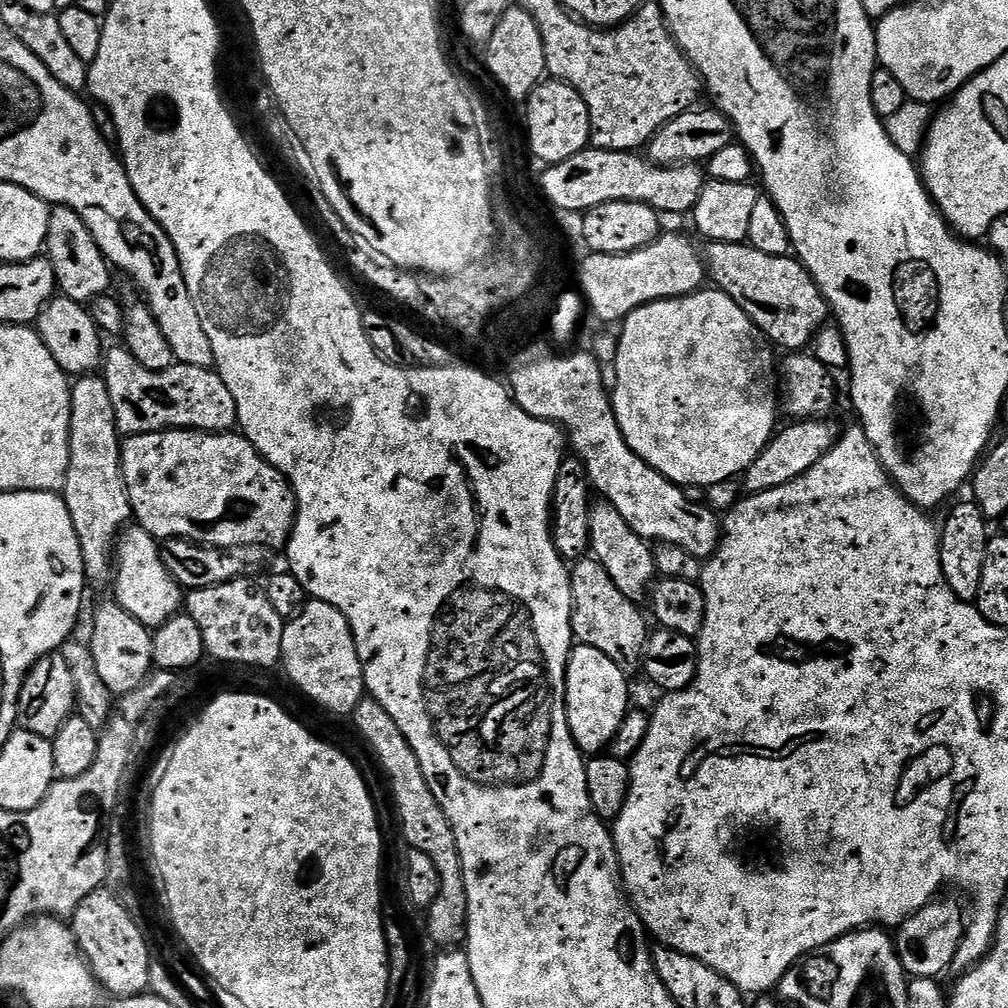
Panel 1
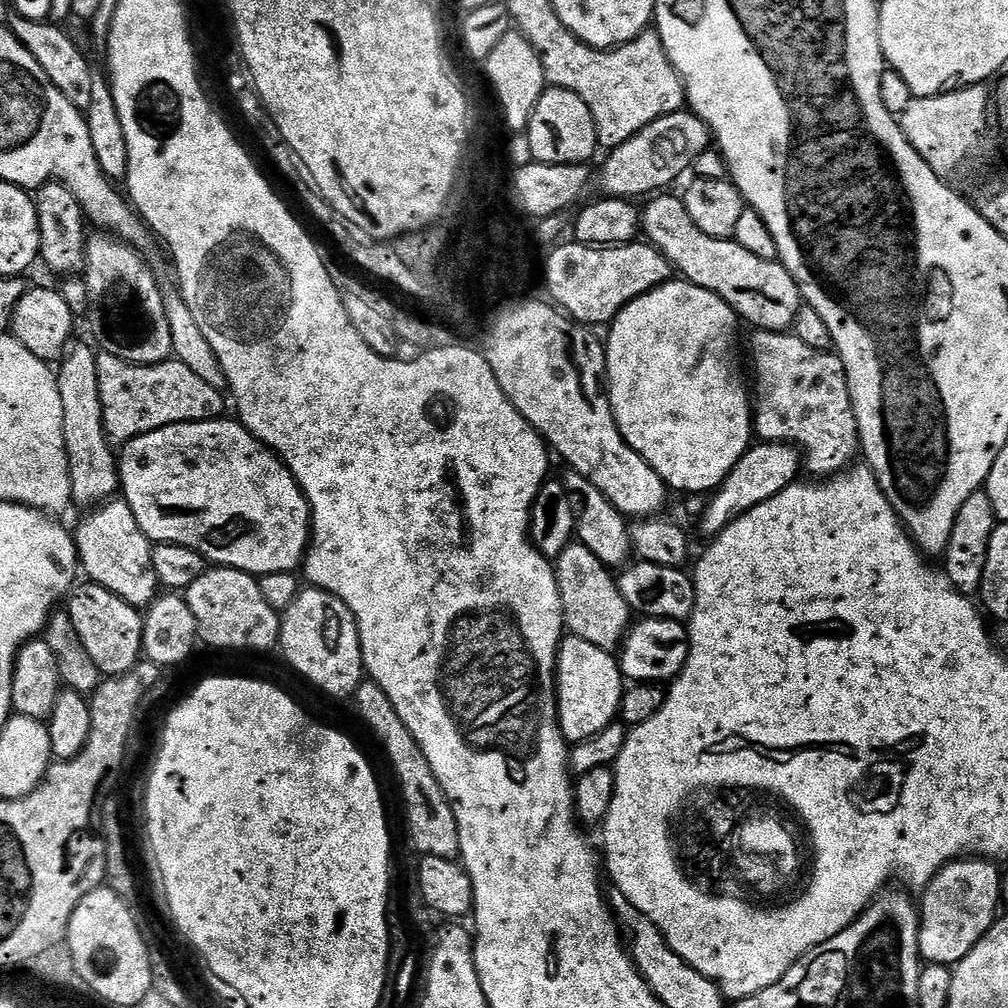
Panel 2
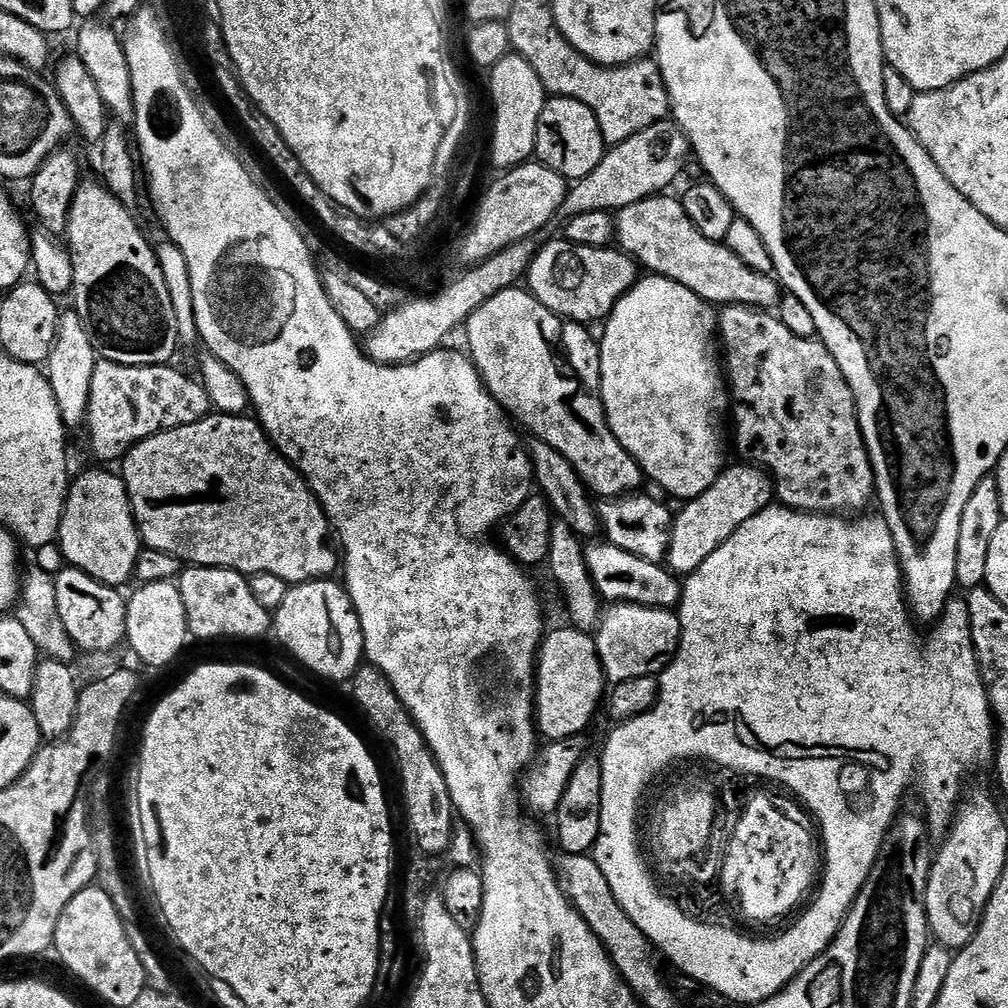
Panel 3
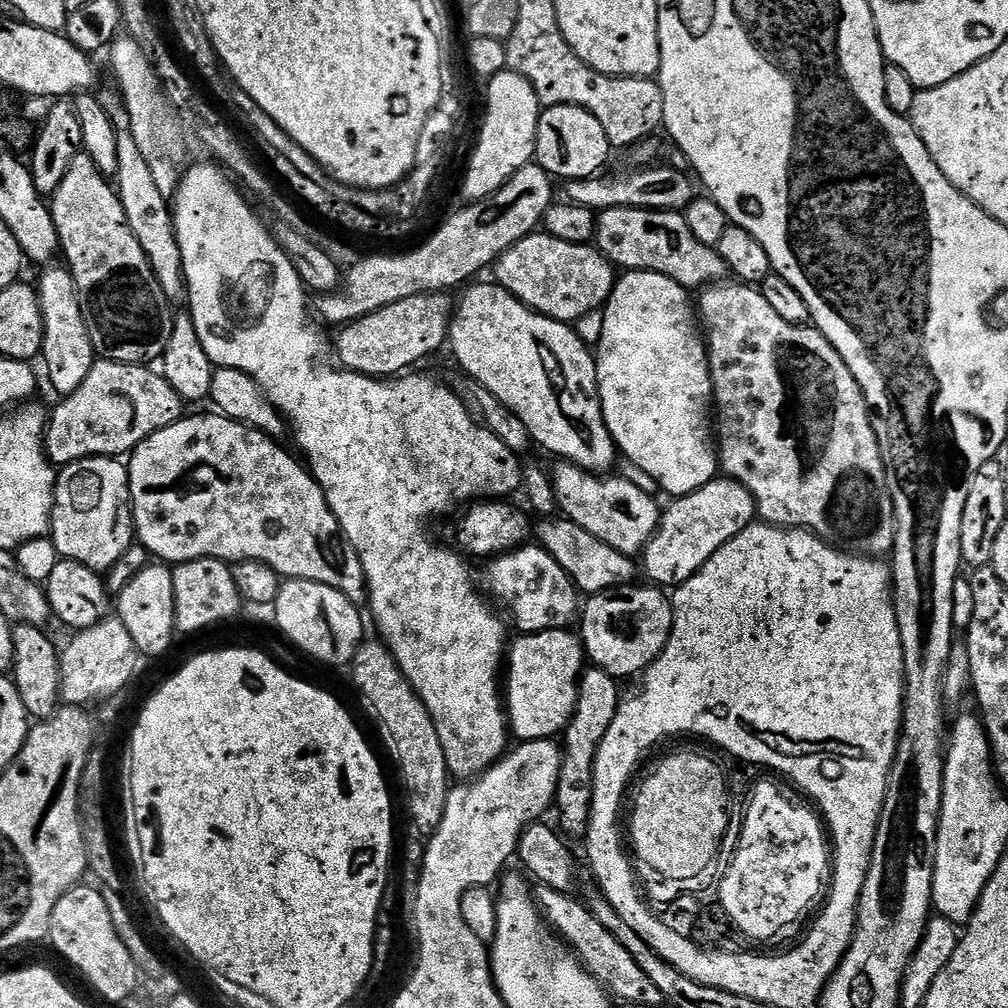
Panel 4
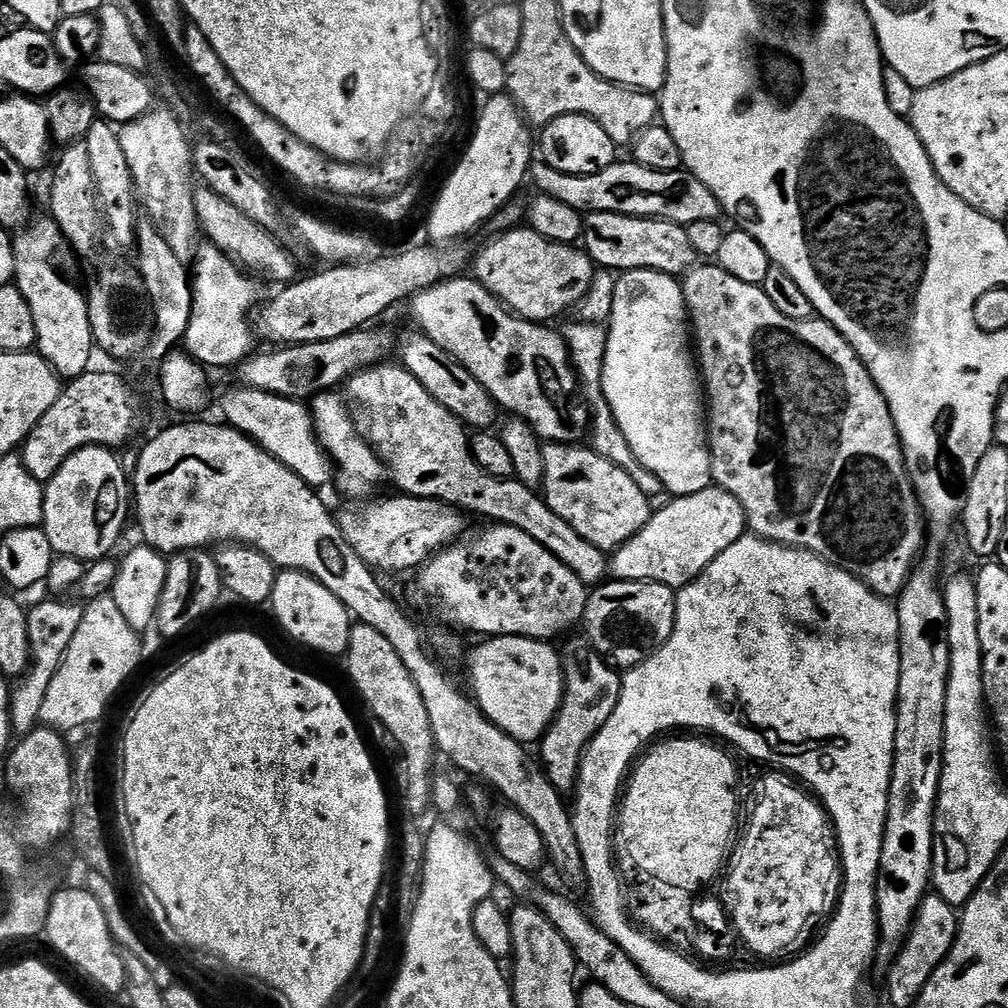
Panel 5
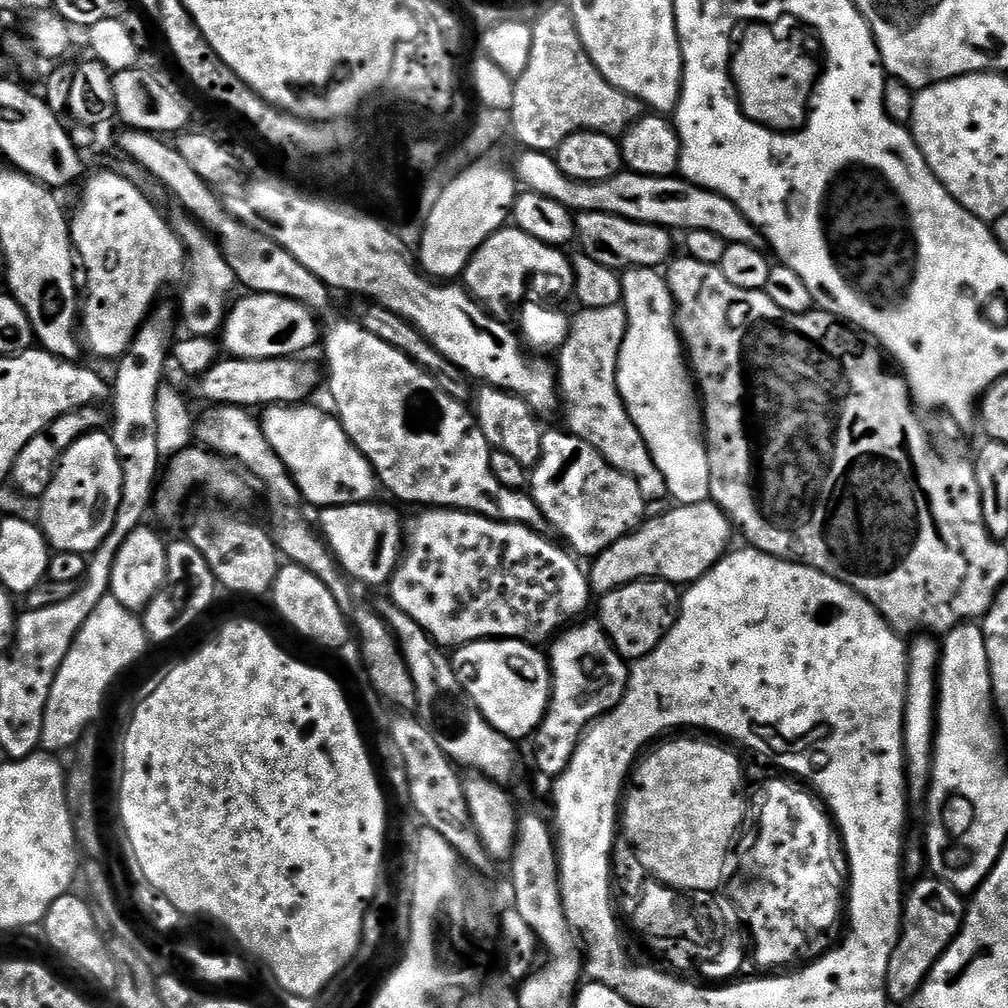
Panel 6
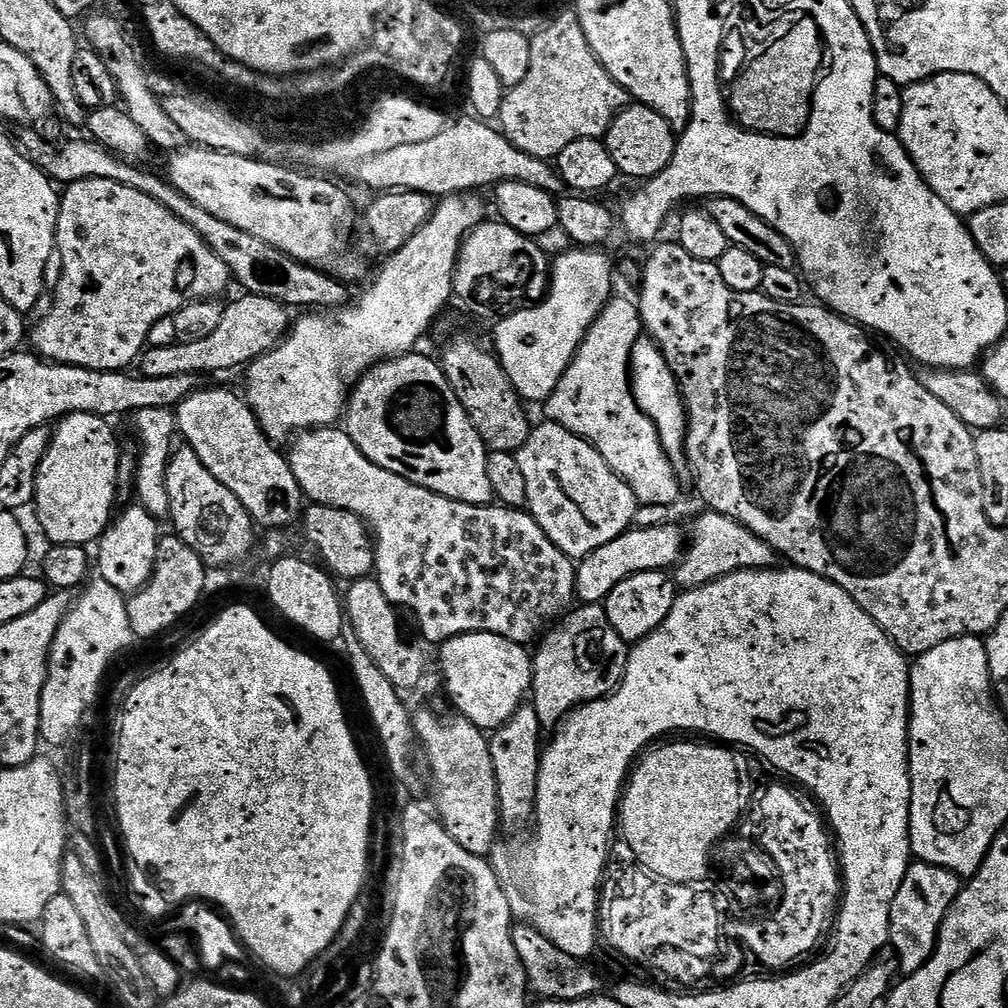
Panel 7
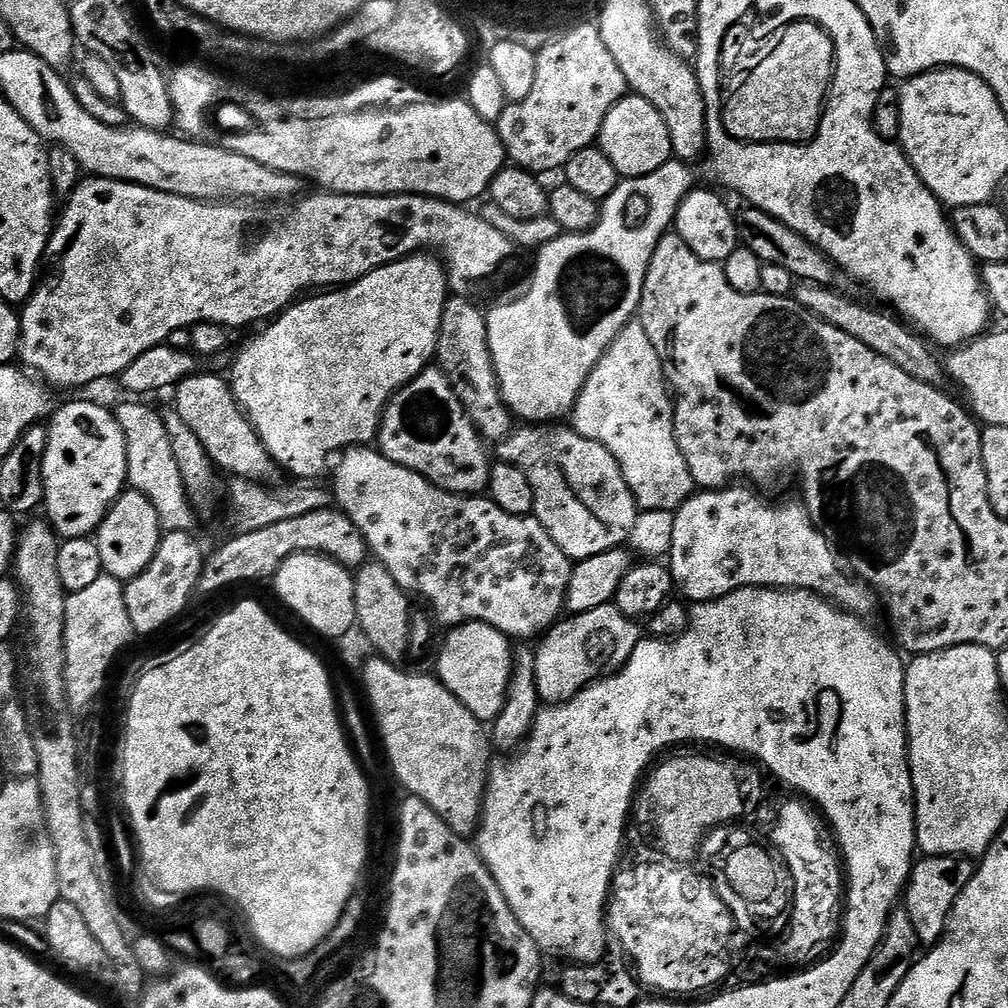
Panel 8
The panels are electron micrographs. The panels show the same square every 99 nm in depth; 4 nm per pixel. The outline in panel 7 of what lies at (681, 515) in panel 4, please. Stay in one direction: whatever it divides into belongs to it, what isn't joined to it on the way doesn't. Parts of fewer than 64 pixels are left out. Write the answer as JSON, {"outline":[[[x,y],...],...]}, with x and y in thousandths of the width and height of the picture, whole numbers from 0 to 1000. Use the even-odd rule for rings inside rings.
{"outline":[[[674,519],[628,523],[618,528],[609,538],[589,546],[571,560],[571,591],[579,599],[595,599],[603,594],[605,585],[621,573],[638,567],[658,567],[674,561],[681,547],[681,532],[675,529]]]}

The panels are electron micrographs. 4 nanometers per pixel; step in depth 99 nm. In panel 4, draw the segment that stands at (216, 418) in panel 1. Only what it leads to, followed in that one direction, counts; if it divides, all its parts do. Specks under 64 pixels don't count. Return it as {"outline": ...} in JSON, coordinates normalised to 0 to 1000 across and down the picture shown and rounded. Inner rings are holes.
{"outline":[[[96,356],[85,379],[75,389],[66,390],[56,406],[51,406],[44,431],[44,447],[57,462],[72,460],[90,452],[123,454],[157,427],[177,419],[184,412],[185,398],[158,368],[141,361],[117,361]]]}

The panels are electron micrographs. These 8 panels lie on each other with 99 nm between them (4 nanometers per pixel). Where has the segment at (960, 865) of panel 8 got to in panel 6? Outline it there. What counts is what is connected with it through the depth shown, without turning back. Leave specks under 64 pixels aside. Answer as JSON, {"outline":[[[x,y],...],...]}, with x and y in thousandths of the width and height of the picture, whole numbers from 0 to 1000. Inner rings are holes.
{"outline":[[[913,871],[905,882],[900,882],[897,891],[897,911],[893,914],[891,938],[883,946],[883,962],[879,962],[877,982],[886,997],[900,997],[905,987],[915,979],[935,946],[944,937],[944,932],[952,926],[956,914],[958,893],[947,885],[937,873]]]}

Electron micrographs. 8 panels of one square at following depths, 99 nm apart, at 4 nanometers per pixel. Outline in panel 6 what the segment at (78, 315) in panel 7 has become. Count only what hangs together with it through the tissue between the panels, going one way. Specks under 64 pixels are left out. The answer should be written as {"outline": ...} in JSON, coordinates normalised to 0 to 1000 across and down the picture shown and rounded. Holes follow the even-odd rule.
{"outline":[[[114,169],[99,171],[84,178],[79,207],[70,211],[71,244],[74,253],[83,261],[81,266],[81,337],[95,353],[114,358],[126,348],[138,326],[146,317],[157,296],[155,293],[166,282],[178,283],[185,274],[183,241],[177,236],[170,221],[150,202],[148,191],[133,185]]]}

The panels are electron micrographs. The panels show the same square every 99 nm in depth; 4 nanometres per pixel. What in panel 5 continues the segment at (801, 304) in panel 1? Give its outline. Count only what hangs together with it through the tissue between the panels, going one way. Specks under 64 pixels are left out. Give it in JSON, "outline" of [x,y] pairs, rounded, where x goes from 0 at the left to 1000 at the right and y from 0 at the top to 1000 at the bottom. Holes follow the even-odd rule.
{"outline":[[[584,210],[579,214],[577,246],[588,262],[612,271],[640,266],[675,276],[692,258],[688,244],[685,244],[680,223],[642,214],[618,214],[608,210]]]}

